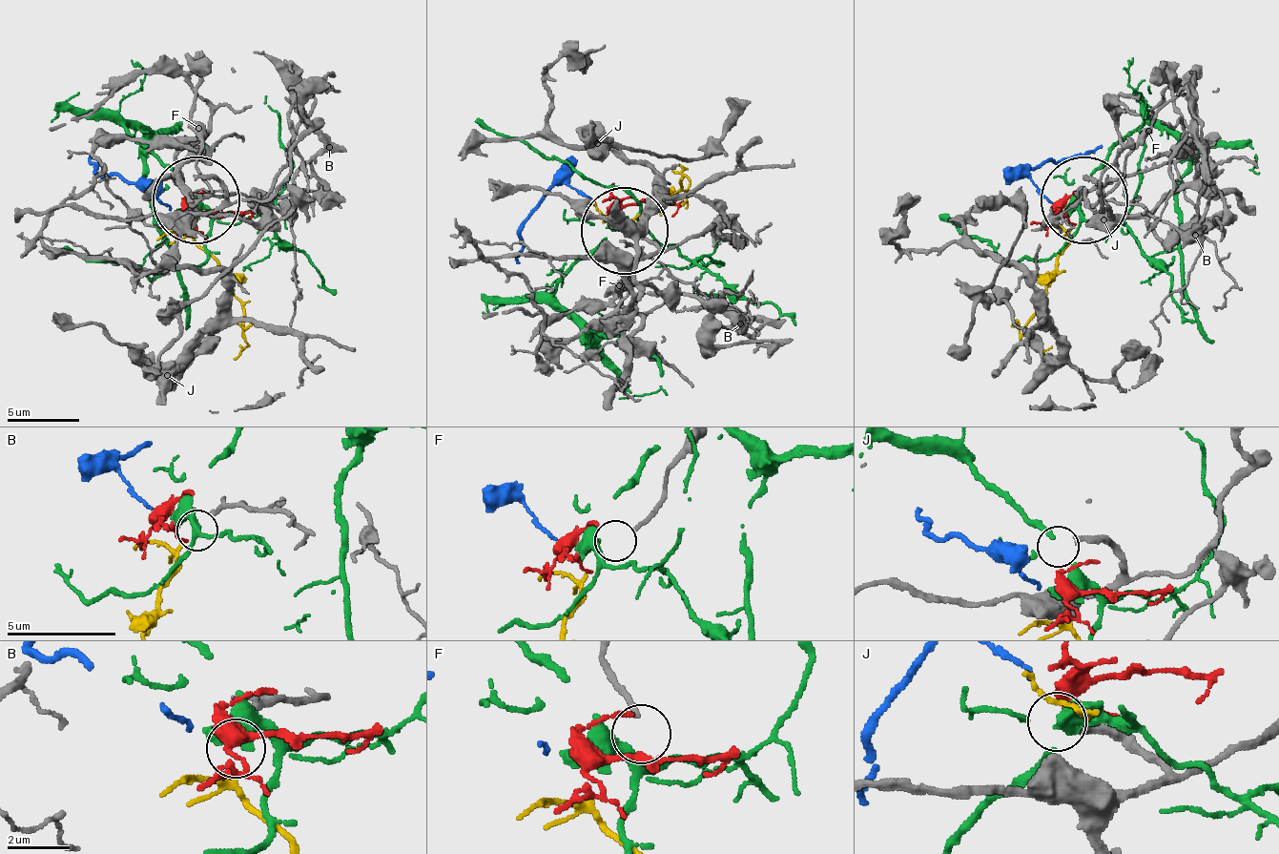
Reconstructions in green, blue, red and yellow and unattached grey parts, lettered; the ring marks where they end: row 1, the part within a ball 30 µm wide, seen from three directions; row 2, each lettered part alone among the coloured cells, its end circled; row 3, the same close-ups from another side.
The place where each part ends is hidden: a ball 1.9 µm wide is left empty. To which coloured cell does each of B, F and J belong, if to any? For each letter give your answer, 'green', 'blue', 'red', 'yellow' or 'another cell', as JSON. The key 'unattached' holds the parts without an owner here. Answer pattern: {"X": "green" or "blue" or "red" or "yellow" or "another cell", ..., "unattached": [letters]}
{"B": "yellow", "F": "another cell", "J": "another cell", "unattached": ["F", "J"]}

